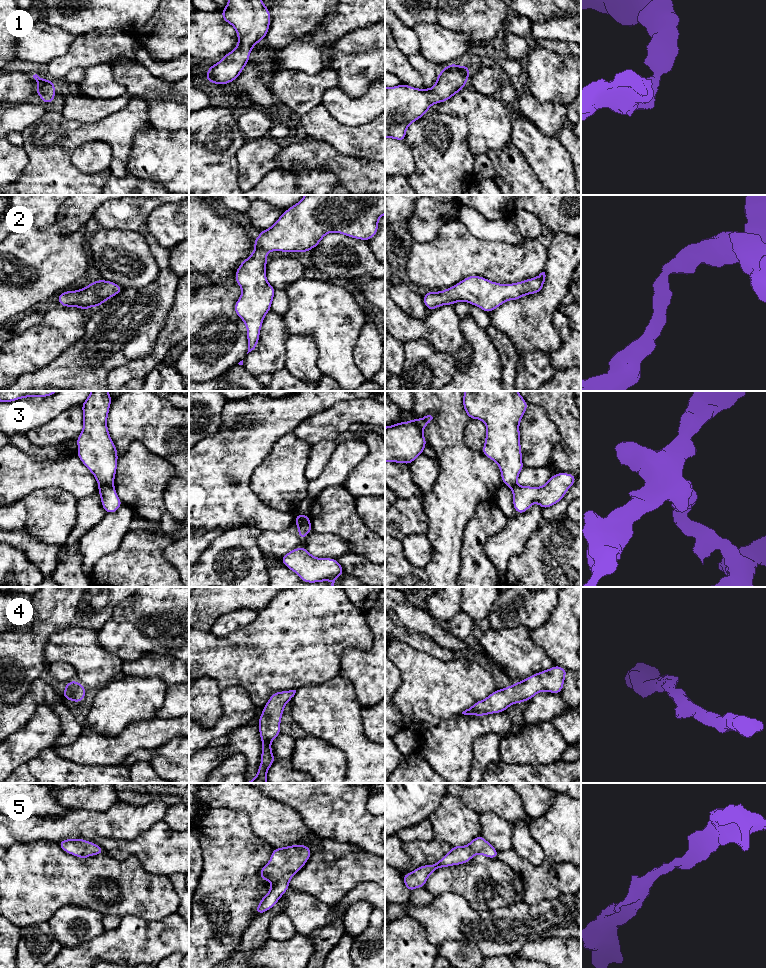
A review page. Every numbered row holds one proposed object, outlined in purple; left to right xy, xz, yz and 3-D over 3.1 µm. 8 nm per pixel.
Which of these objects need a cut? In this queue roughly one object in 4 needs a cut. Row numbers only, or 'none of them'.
3

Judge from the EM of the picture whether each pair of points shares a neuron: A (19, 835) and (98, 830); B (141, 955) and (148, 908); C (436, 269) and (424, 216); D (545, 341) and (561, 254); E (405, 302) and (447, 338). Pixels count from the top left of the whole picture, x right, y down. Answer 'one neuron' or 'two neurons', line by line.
A: one neuron
B: two neurons
C: two neurons
D: one neuron
E: two neurons

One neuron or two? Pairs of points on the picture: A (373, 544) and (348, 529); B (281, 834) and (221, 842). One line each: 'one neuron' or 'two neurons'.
A: one neuron
B: two neurons

